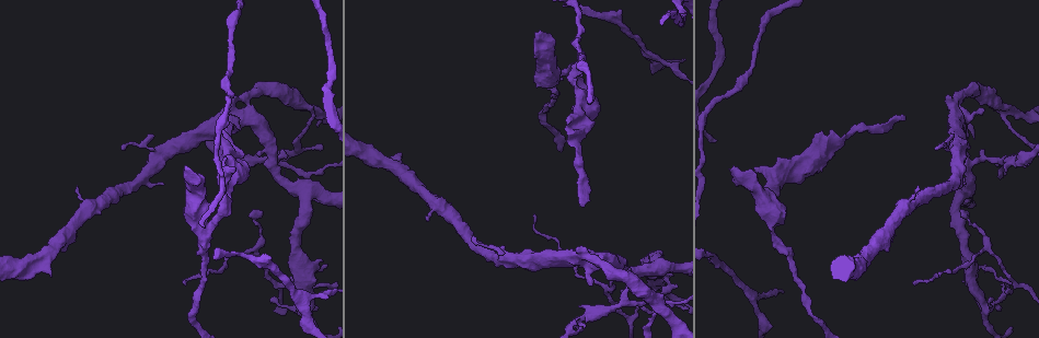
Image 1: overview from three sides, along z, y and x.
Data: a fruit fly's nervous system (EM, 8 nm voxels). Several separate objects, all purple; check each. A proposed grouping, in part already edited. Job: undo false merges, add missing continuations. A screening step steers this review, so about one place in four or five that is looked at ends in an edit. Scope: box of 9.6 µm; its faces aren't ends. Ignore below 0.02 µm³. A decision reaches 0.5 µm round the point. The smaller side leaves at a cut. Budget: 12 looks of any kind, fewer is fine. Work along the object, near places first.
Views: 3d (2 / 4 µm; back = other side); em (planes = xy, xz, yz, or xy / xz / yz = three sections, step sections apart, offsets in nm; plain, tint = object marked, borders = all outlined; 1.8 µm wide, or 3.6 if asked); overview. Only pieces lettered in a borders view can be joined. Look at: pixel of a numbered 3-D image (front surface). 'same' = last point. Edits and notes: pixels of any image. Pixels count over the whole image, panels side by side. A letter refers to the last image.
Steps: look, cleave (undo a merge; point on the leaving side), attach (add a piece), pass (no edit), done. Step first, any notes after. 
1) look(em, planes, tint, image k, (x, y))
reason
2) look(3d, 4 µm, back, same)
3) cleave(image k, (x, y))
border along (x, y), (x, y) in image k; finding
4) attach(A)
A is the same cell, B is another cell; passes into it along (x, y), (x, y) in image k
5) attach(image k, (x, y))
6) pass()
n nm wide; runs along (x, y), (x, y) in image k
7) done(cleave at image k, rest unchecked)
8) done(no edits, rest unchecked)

look(3d, 2 µm, image 1, (662, 304))
a narrow waist

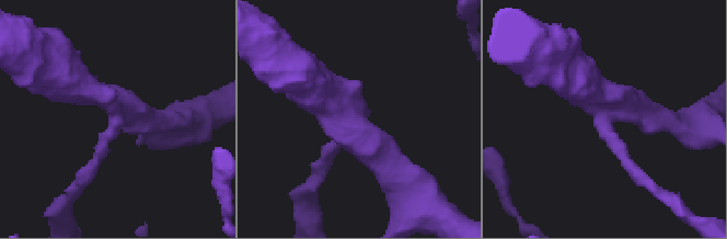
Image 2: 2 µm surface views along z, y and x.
look(em, yz, step 8, tint, image 2, (112, 103))
3 arms

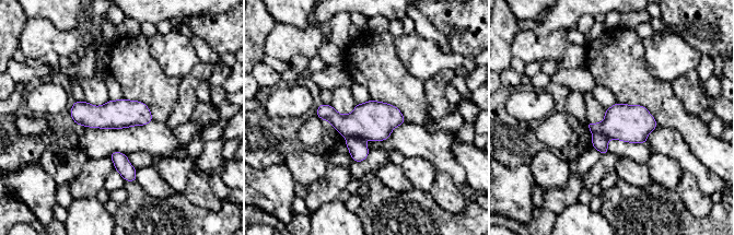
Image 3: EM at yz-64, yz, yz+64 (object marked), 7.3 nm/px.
look(em, planes, borders, same)
another direction

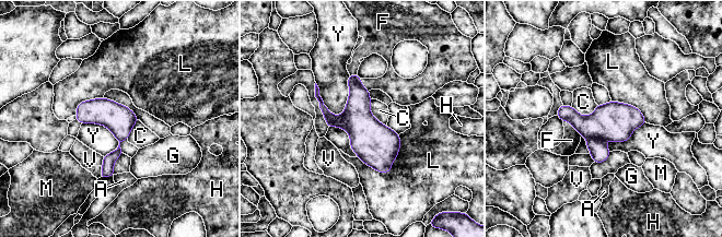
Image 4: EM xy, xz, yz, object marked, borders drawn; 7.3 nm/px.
cleave(image 4, (597, 147))
L touches over 360 nm; A, C, F, G, H, L, M, V and Y are other cells; border along (586, 137), (600, 137), (603, 140) in image 4; two neurons meet here

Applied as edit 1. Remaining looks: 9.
look(3d, 2 µm, image 1, (624, 303))
arms part here

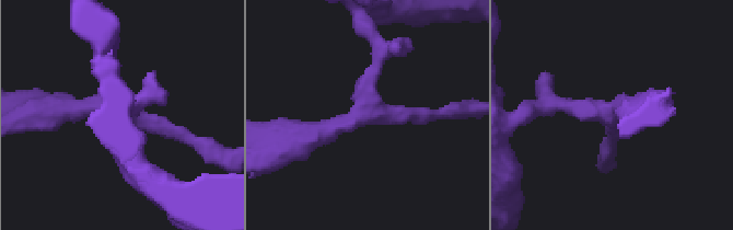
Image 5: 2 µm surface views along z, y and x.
look(em, xy, step 8, borders, image 5, (609, 110))
3 arms

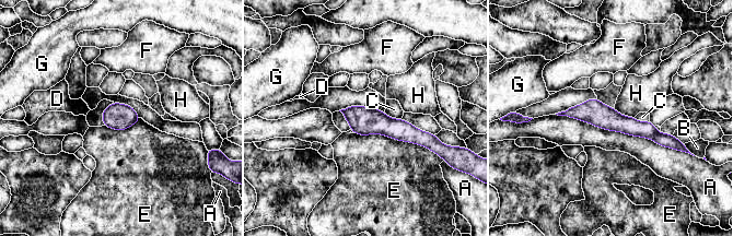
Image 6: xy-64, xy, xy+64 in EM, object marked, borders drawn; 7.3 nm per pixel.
pass()
A, B, C, D, E, F, G and H are other cells; one neuron here

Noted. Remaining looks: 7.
look(em, planes, borders, image 1, (535, 216))
free end

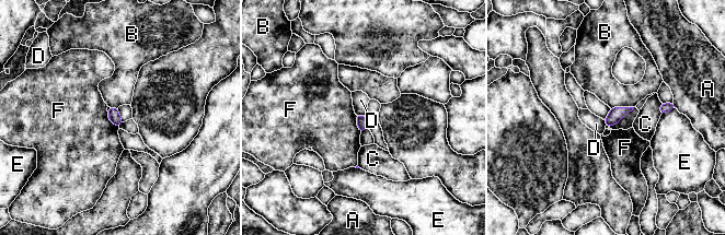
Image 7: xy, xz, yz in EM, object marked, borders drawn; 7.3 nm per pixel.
pass()
A, B, C, D, E and F are other cells; none of them fits

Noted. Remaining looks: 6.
look(3d, 4 µm, image 1, (753, 167))
tapers out

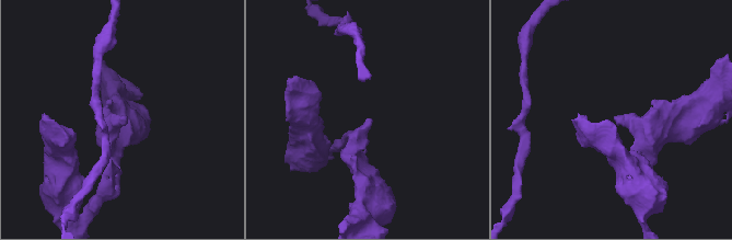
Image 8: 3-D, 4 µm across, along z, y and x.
look(em, yz, step 4, tint, image 8, (125, 116))
need the tissue

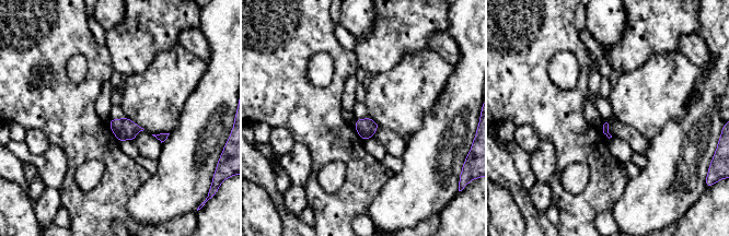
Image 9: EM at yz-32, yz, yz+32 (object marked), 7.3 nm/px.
look(em, xy, step 16, borders, same)
another direction

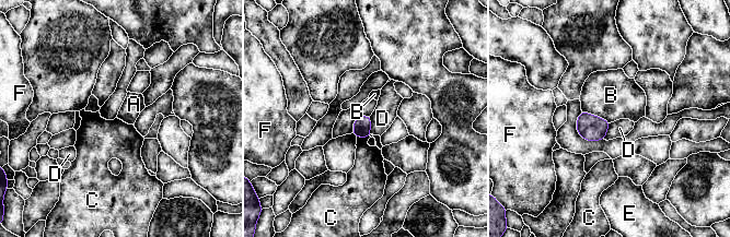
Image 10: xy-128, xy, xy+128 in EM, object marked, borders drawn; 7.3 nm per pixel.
pass()
120 nm wide; A, B, C, D, E and F are other cells; border along (369, 116), (371, 133) in image 10; none of them fits

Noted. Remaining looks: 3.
done(cleave at image 4, rest unchecked)

